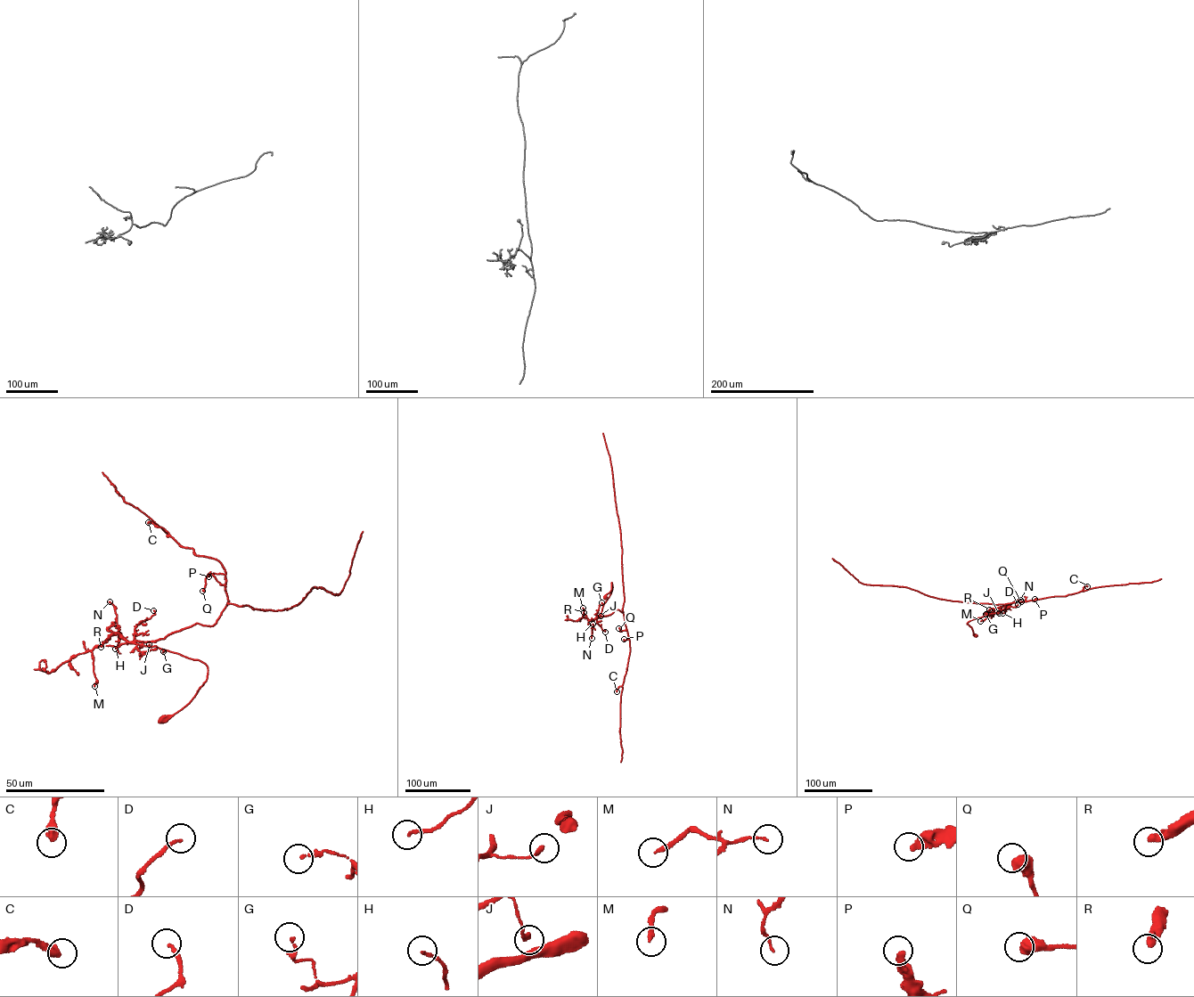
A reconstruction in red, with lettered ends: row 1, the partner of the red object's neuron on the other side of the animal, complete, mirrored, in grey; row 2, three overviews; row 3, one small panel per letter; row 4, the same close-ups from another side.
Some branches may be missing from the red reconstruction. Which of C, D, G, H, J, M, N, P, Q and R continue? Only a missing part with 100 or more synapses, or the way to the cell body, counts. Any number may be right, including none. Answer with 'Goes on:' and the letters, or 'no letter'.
Goes on: no letter

